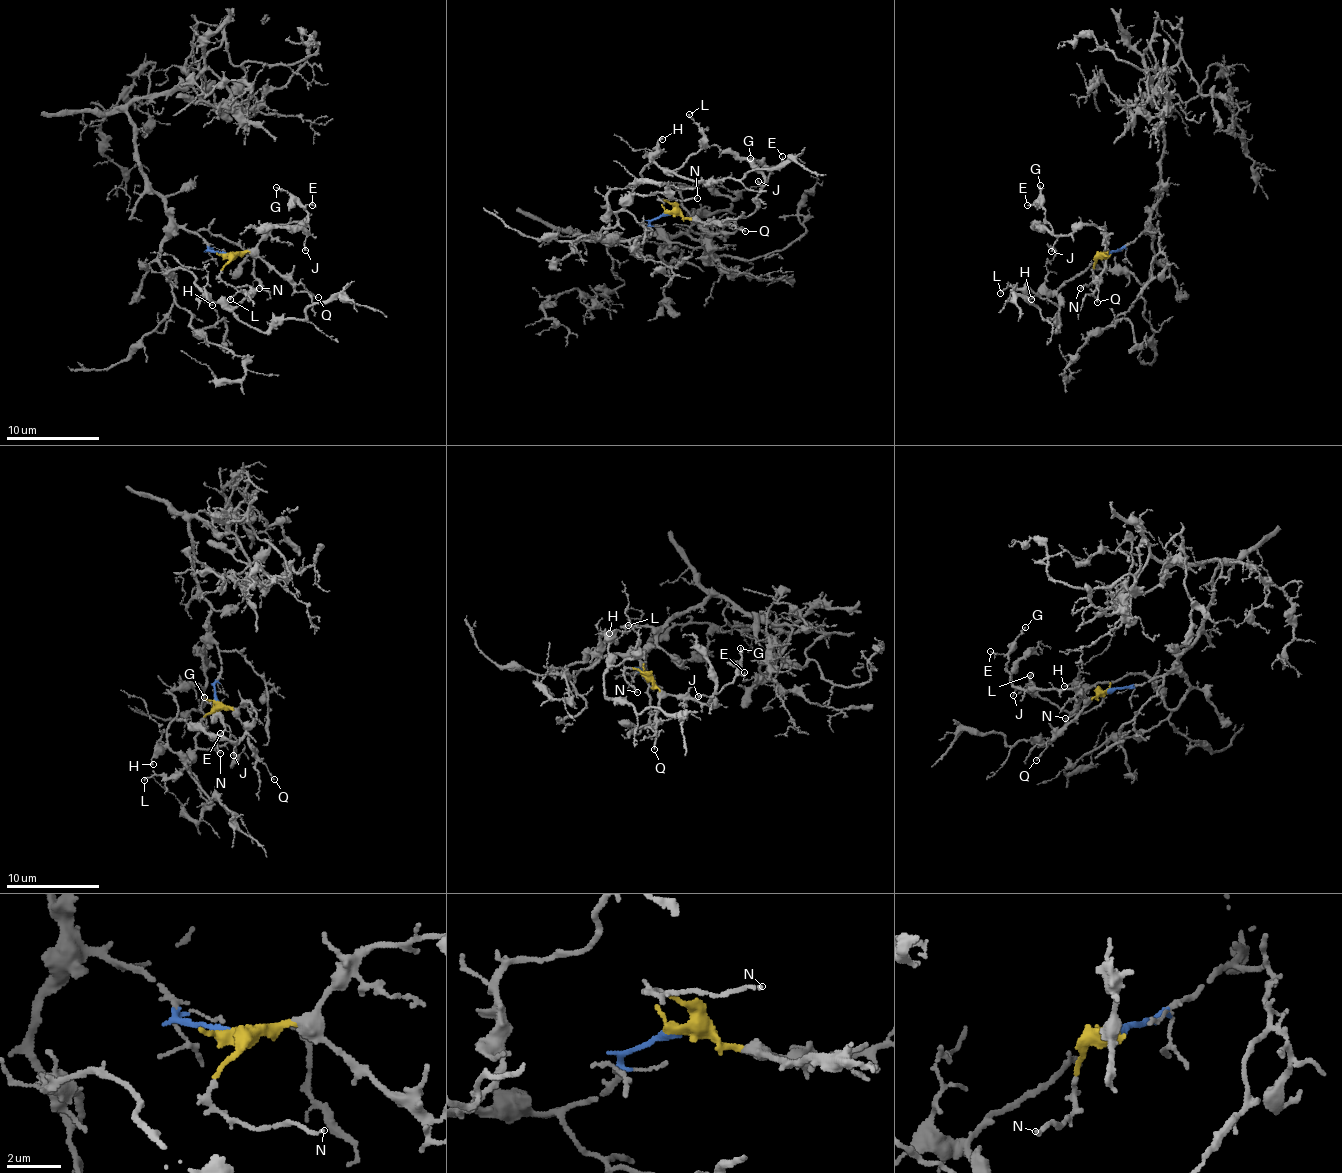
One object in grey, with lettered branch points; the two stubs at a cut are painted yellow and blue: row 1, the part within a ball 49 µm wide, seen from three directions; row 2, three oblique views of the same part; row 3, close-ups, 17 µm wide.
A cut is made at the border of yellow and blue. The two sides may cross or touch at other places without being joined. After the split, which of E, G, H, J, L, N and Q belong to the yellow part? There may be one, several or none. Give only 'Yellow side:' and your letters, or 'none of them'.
Yellow side: E, G, J, N, Q

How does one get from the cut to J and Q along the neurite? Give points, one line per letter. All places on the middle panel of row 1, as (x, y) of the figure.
J: (666, 214), (719, 220), (745, 218), (754, 211), (759, 180)
Q: (666, 214), (734, 224), (746, 232)

